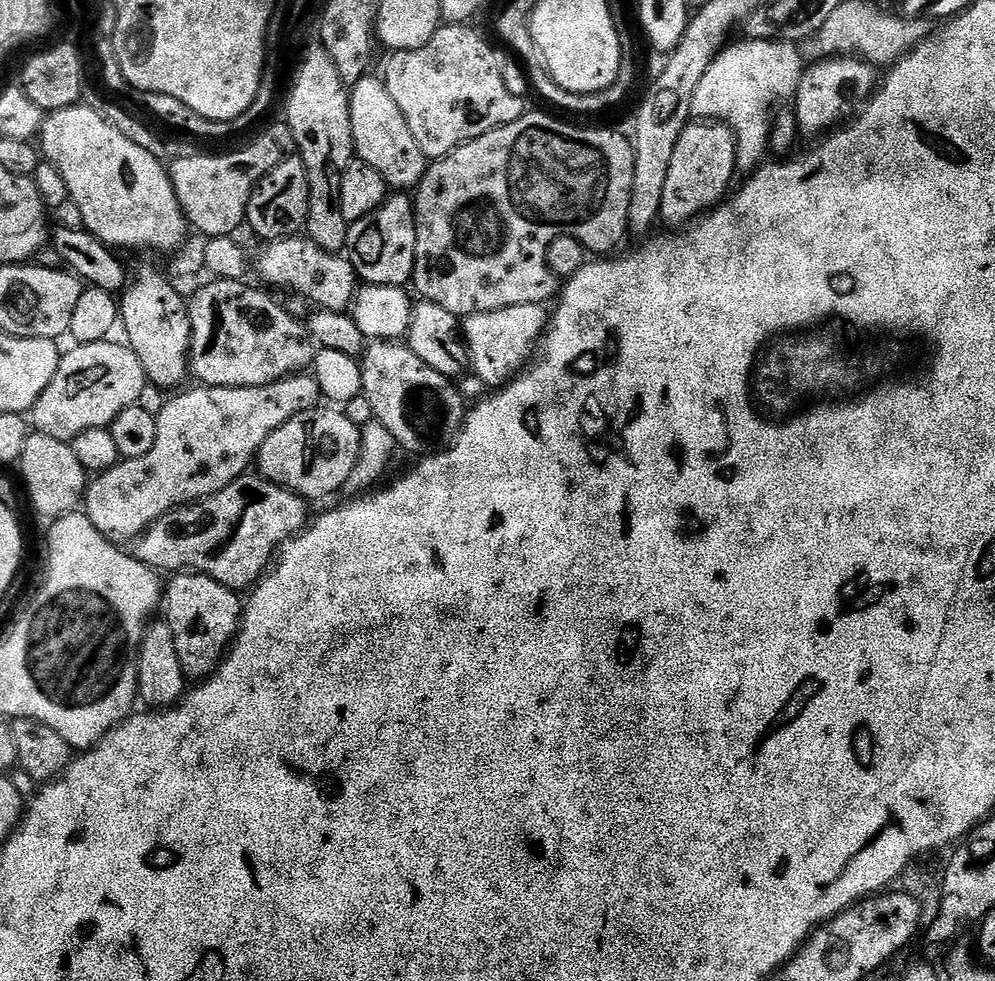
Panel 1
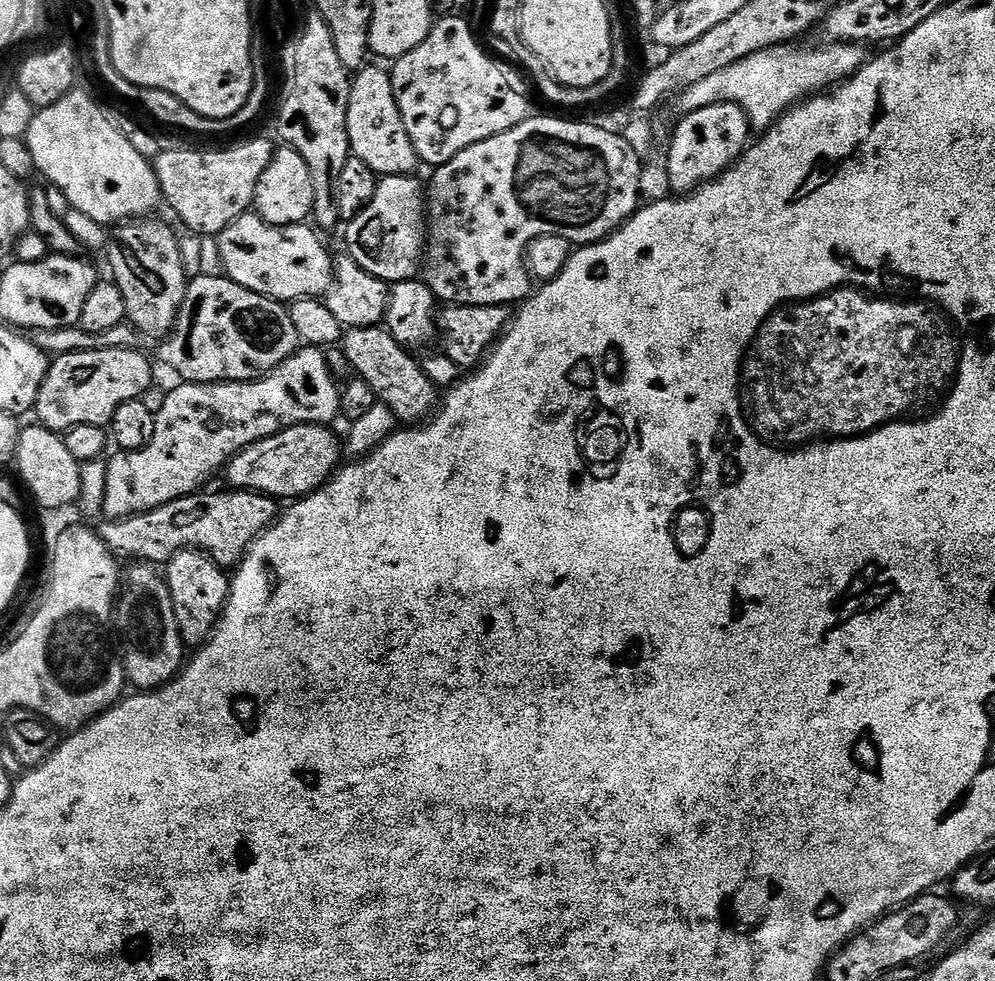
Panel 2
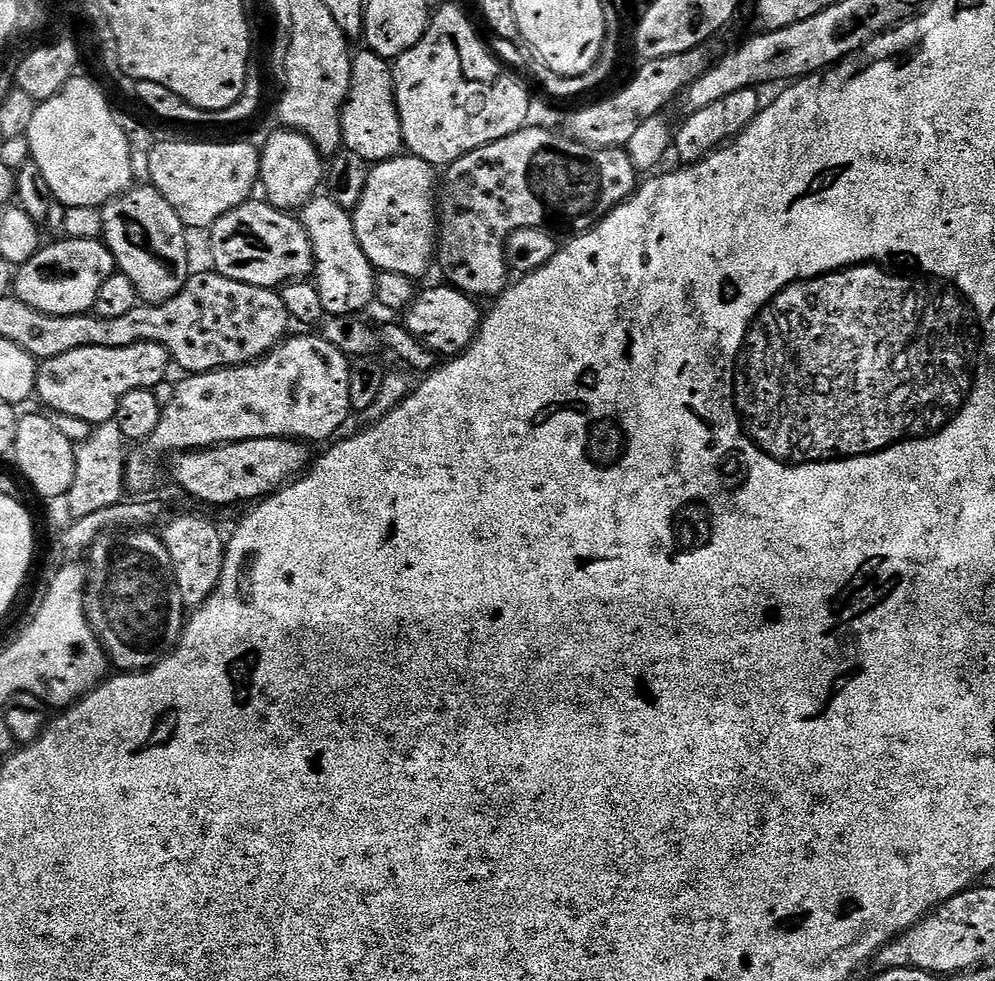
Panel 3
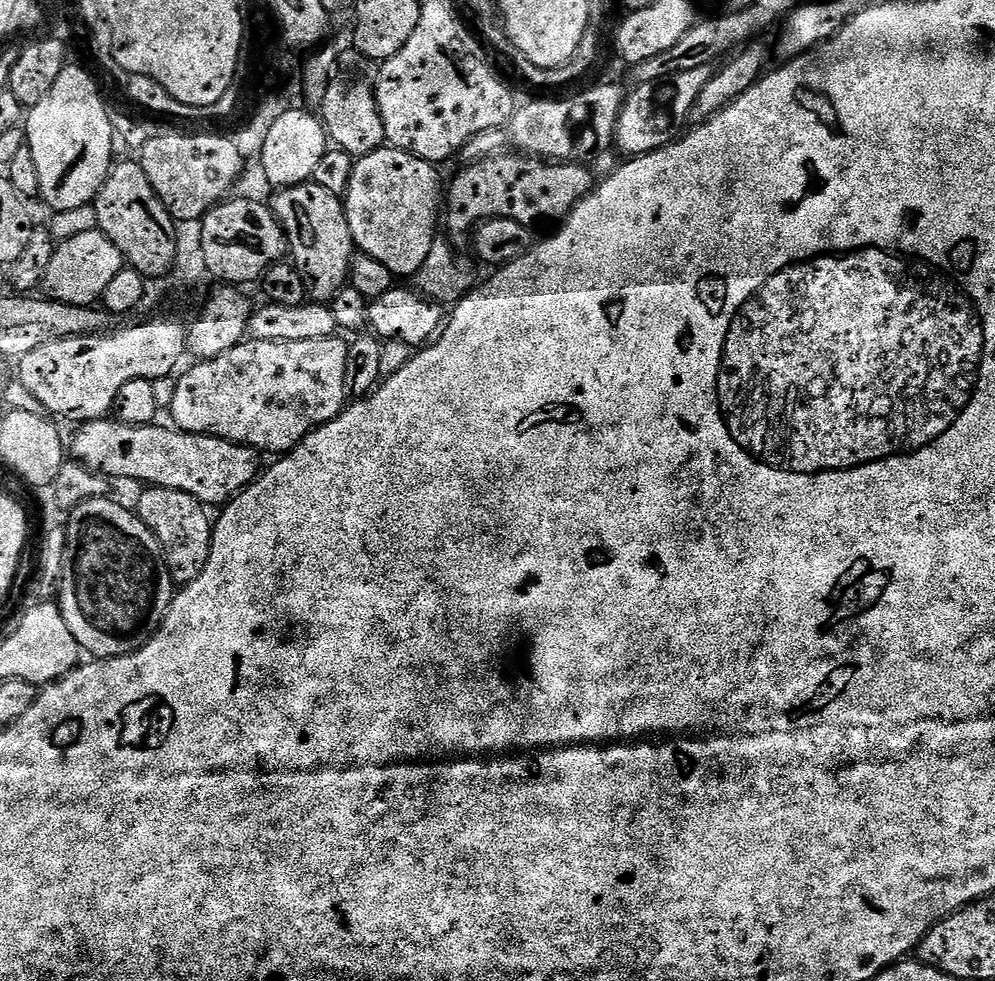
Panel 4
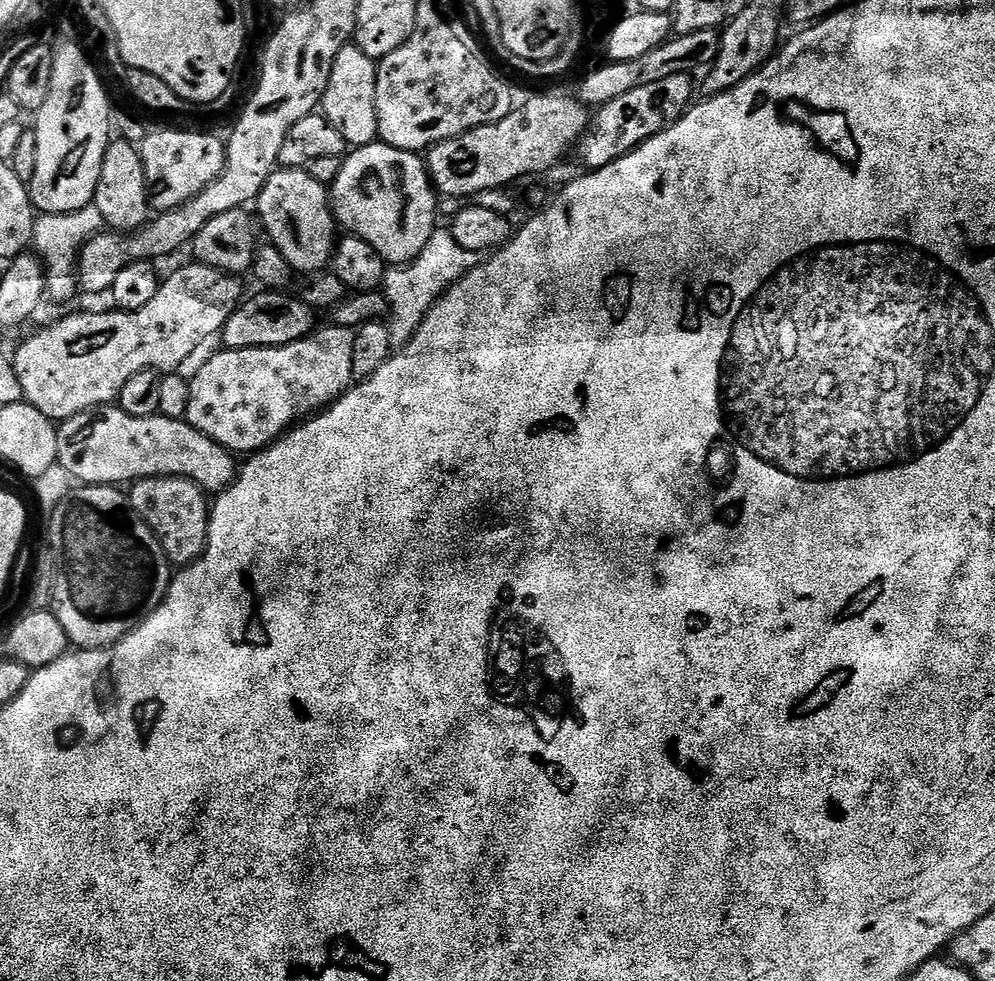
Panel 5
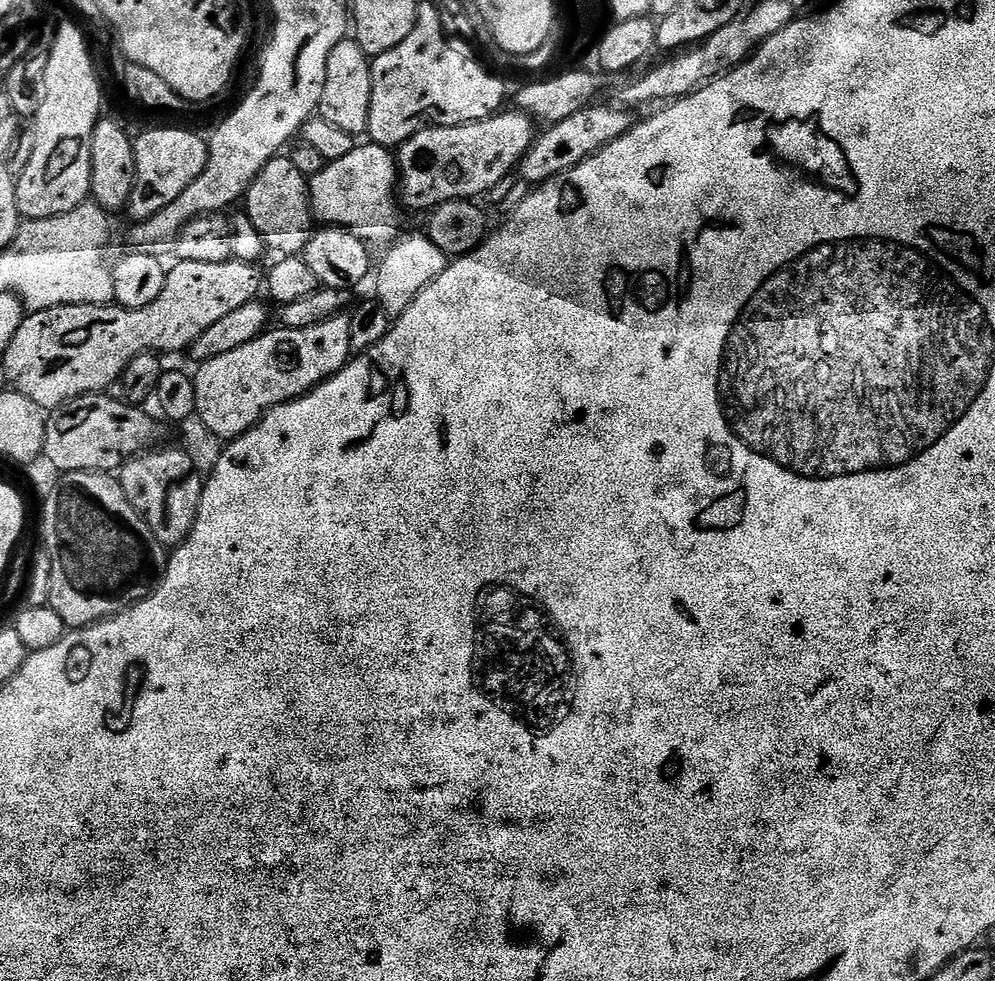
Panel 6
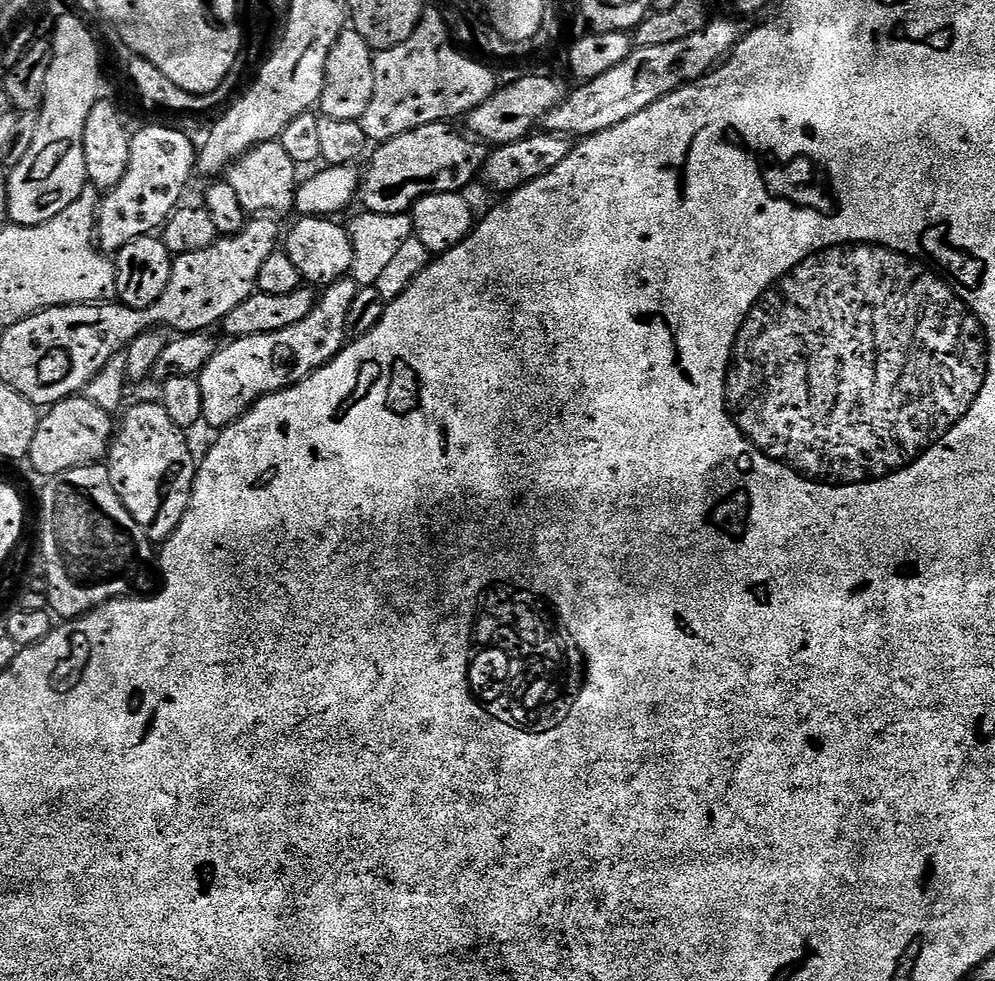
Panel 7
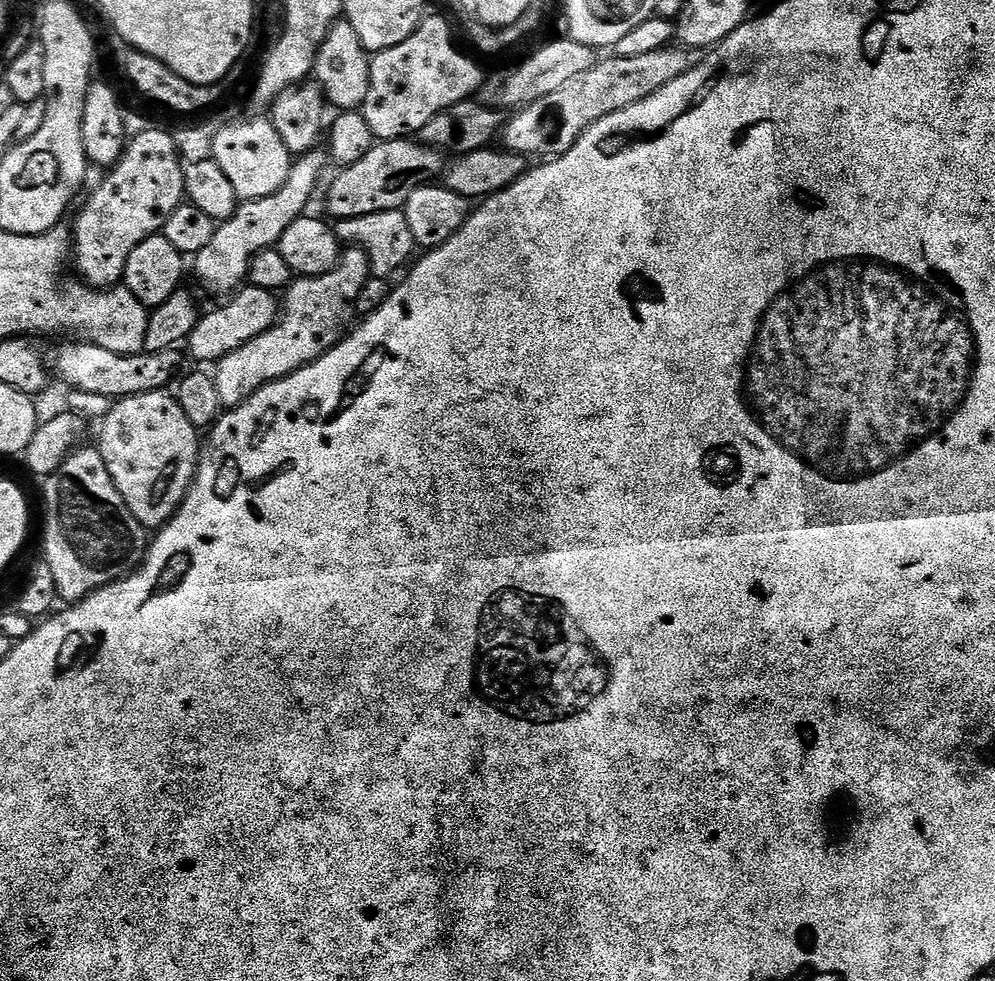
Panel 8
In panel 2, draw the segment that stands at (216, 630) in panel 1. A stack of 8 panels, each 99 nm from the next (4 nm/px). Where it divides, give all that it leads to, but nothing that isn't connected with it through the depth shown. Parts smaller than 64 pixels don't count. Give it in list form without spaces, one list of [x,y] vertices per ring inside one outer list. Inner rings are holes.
[[[189,546],[183,548],[181,552],[175,552],[171,560],[168,561],[166,579],[170,590],[170,598],[174,598],[174,614],[178,618],[178,630],[182,634],[185,645],[199,646],[203,644],[205,640],[212,636],[212,631],[219,624],[220,614],[224,611],[228,601],[229,573],[221,568],[207,552],[195,546]]]

